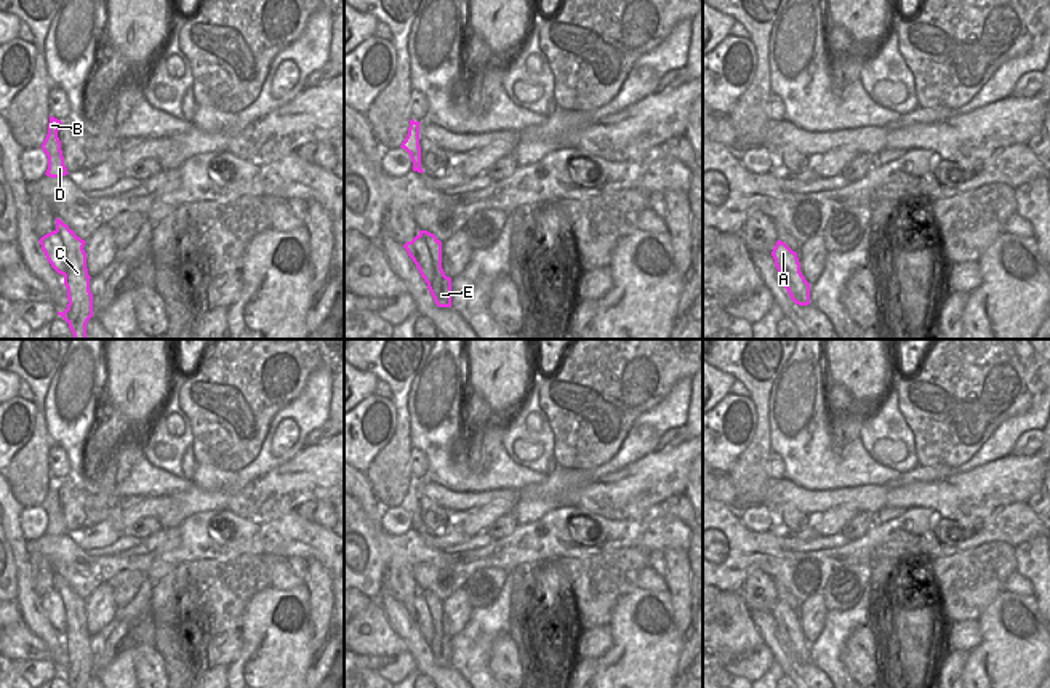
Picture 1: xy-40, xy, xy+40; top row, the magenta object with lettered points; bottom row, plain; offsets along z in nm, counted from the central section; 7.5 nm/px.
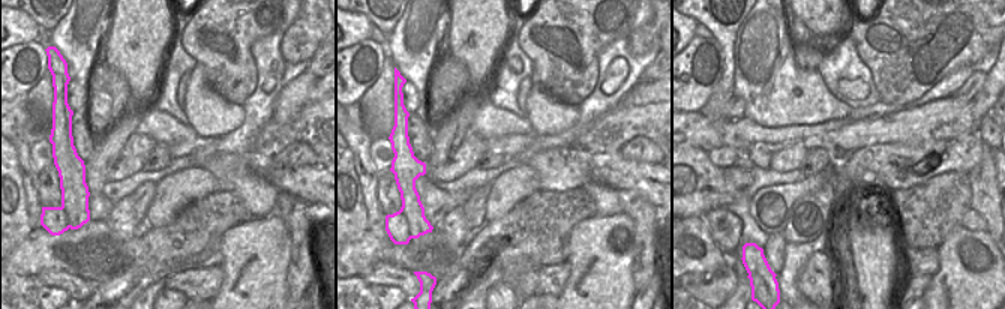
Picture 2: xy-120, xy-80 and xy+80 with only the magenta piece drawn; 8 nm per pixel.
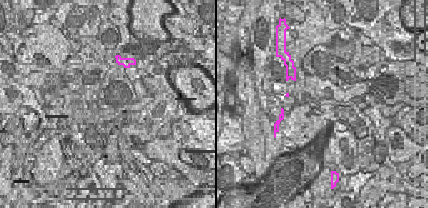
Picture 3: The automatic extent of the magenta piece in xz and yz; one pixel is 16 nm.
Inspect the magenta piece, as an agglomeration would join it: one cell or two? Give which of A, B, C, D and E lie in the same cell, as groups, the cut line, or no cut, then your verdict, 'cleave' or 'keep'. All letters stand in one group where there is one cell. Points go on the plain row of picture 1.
A / B C D E | xy (420, 592), (434, 623), (434, 637), (428, 644) | cleave

